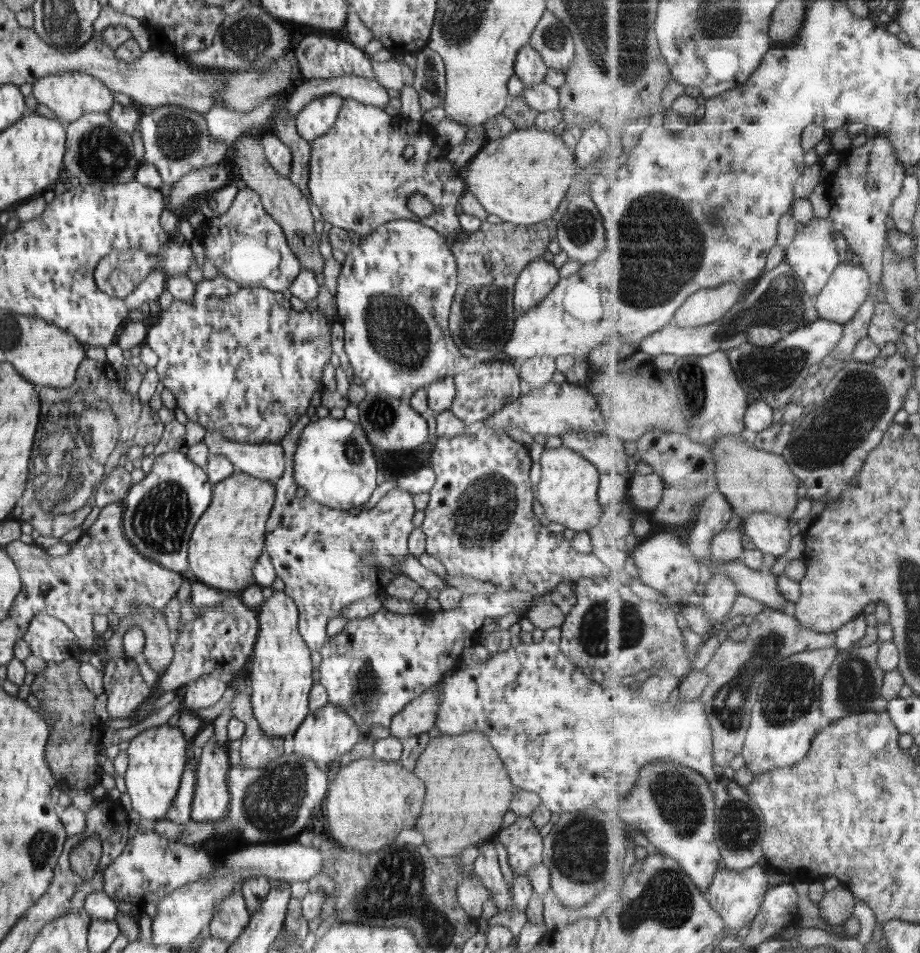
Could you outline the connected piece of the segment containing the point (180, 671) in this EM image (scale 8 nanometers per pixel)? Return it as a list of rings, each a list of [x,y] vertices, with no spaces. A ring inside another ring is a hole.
[[[227,593],[217,606],[198,608],[197,618],[185,622],[177,634],[173,648],[173,660],[158,678],[152,688],[152,695],[146,698],[132,718],[147,718],[160,695],[180,690],[183,685],[198,680],[202,675],[216,675],[229,684],[234,676],[246,672],[254,653],[254,644],[259,631],[259,614],[243,604],[239,593]]]

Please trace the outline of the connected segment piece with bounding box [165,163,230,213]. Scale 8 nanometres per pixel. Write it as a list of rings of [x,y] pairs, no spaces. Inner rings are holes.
[[[225,163],[212,164],[208,168],[198,168],[188,172],[178,180],[170,192],[165,208],[175,213],[184,212],[186,202],[198,194],[210,194],[230,183],[230,172]]]

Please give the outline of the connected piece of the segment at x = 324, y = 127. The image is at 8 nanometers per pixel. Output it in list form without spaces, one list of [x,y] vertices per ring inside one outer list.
[[[330,94],[314,98],[295,118],[296,129],[302,139],[311,144],[327,134],[337,120],[343,106],[342,96]]]

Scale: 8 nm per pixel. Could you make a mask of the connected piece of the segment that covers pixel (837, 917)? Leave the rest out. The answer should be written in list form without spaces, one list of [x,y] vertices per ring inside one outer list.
[[[848,887],[827,891],[819,906],[821,915],[834,925],[844,925],[857,914],[858,897]]]

